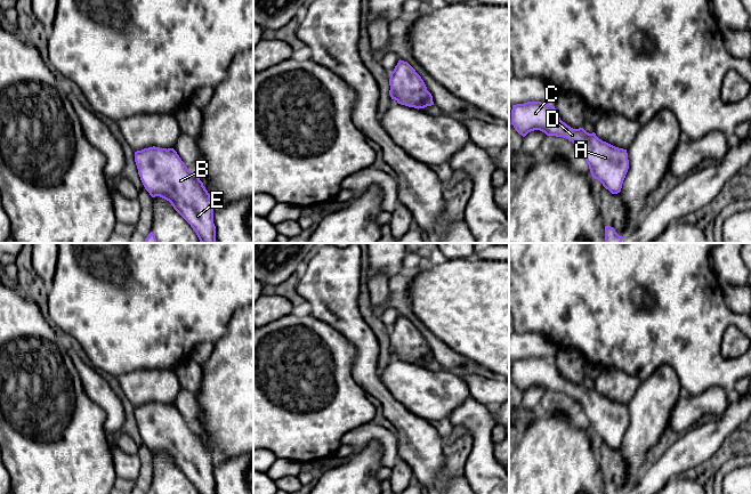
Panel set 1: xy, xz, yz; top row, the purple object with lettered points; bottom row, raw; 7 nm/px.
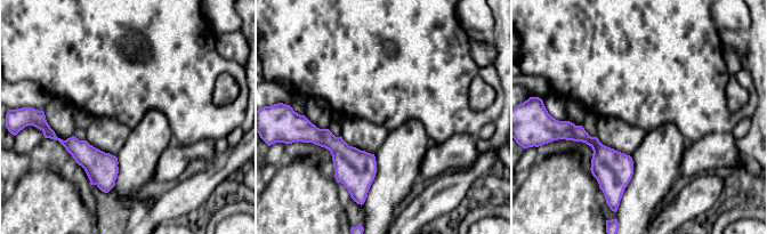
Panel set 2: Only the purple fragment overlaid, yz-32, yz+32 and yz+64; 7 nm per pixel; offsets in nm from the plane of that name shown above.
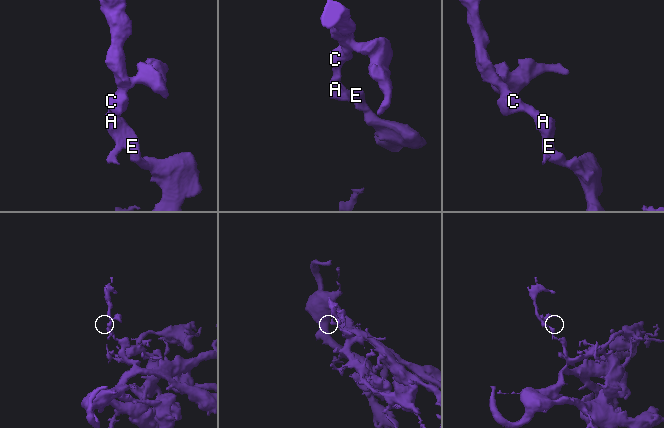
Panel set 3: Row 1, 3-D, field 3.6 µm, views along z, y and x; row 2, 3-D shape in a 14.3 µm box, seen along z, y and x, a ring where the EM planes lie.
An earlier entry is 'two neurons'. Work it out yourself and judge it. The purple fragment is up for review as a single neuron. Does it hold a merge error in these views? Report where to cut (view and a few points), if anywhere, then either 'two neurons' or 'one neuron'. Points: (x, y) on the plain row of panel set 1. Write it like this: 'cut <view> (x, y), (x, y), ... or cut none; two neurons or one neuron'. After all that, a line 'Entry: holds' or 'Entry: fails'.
cut none; one neuron
Entry: fails

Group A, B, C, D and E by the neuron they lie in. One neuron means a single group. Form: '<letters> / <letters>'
A B C D E

